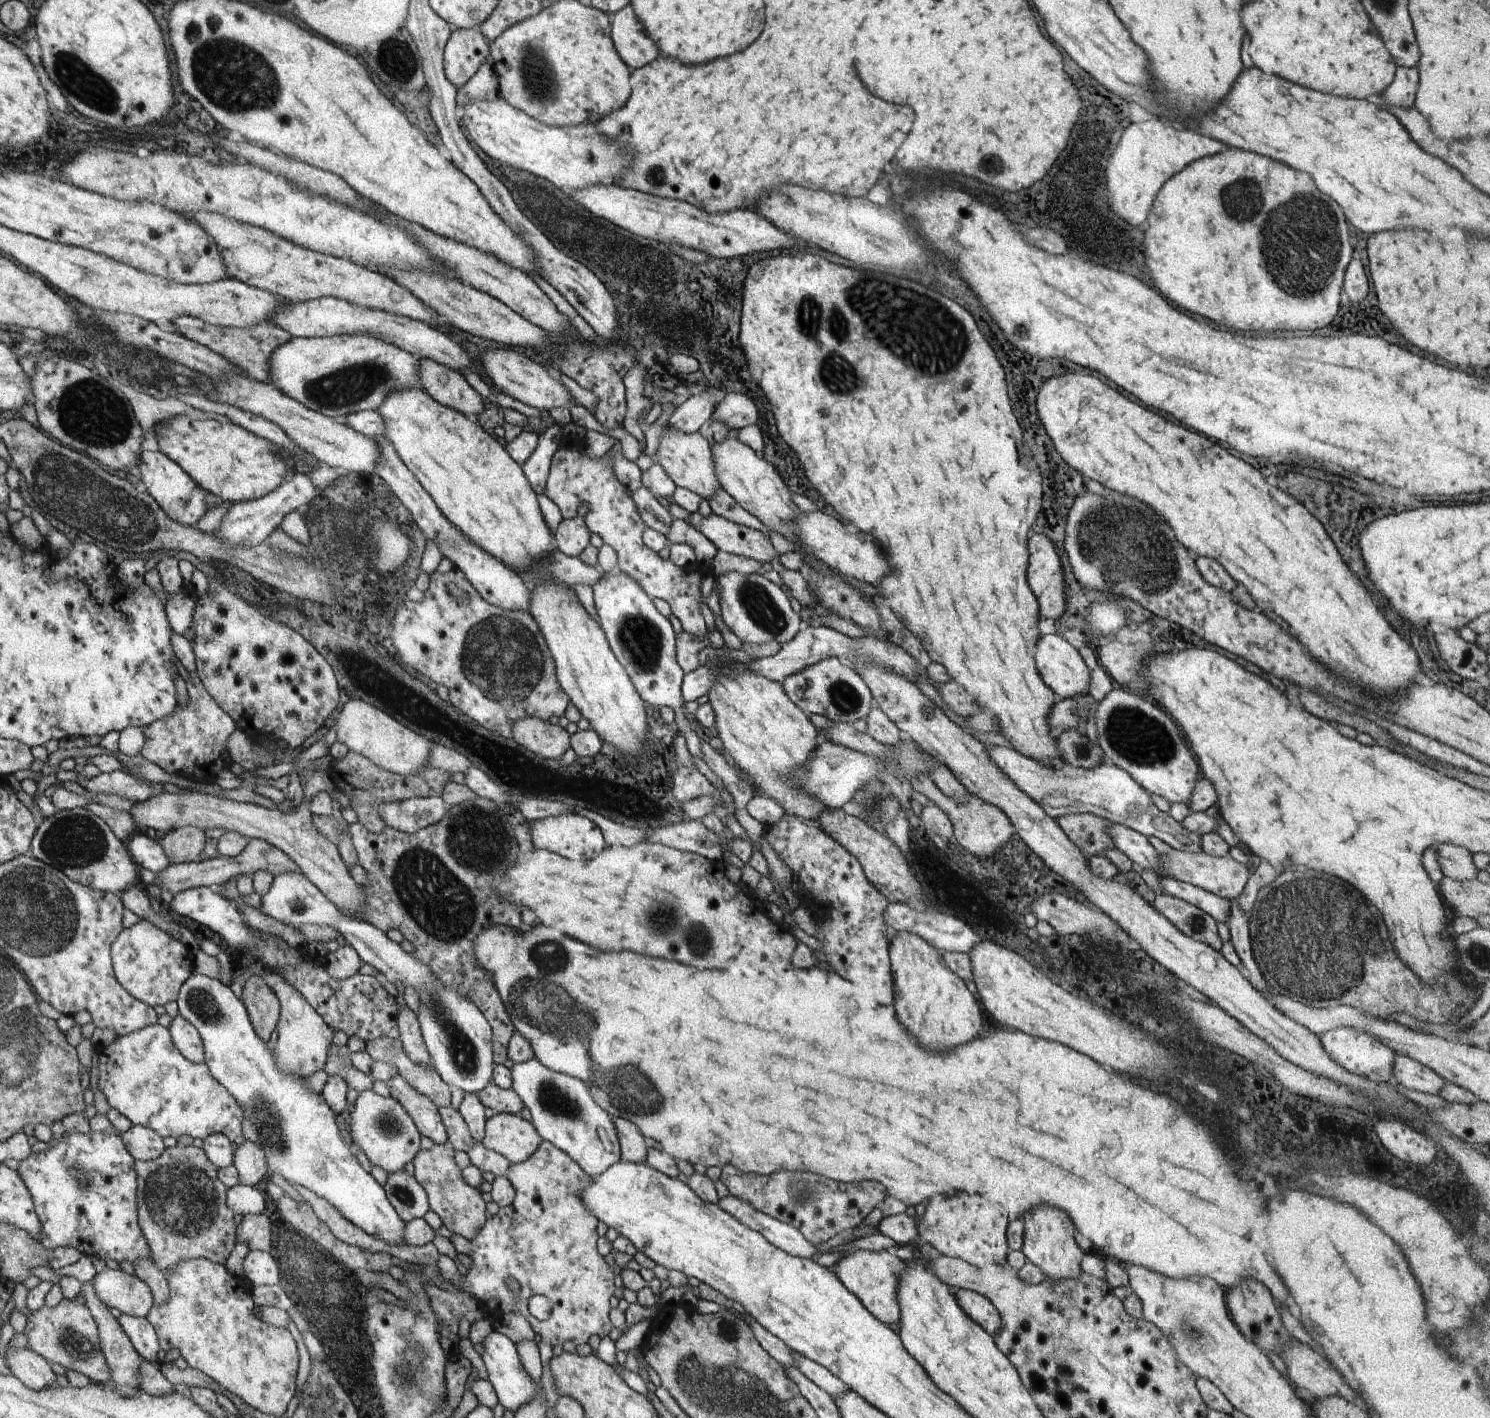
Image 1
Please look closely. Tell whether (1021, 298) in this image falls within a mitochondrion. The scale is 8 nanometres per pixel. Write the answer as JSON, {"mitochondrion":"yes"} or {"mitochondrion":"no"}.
{"mitochondrion":"no"}

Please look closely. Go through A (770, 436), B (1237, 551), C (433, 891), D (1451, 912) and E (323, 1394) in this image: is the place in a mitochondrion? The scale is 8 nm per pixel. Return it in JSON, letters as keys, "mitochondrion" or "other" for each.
{"A":"other","B":"other","C":"mitochondrion","D":"other","E":"mitochondrion"}

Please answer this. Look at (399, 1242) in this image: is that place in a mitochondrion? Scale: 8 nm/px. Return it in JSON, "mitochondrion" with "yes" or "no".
{"mitochondrion":"no"}

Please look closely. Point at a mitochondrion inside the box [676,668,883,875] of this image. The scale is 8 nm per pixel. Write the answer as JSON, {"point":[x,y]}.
{"point":[843,696]}

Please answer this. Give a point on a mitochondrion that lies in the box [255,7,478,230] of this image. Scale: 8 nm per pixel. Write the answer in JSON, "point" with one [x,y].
{"point":[397,60]}

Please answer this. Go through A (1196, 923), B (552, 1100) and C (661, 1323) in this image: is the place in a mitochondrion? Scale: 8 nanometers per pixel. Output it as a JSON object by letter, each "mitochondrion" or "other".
{"A":"mitochondrion","B":"mitochondrion","C":"other"}

